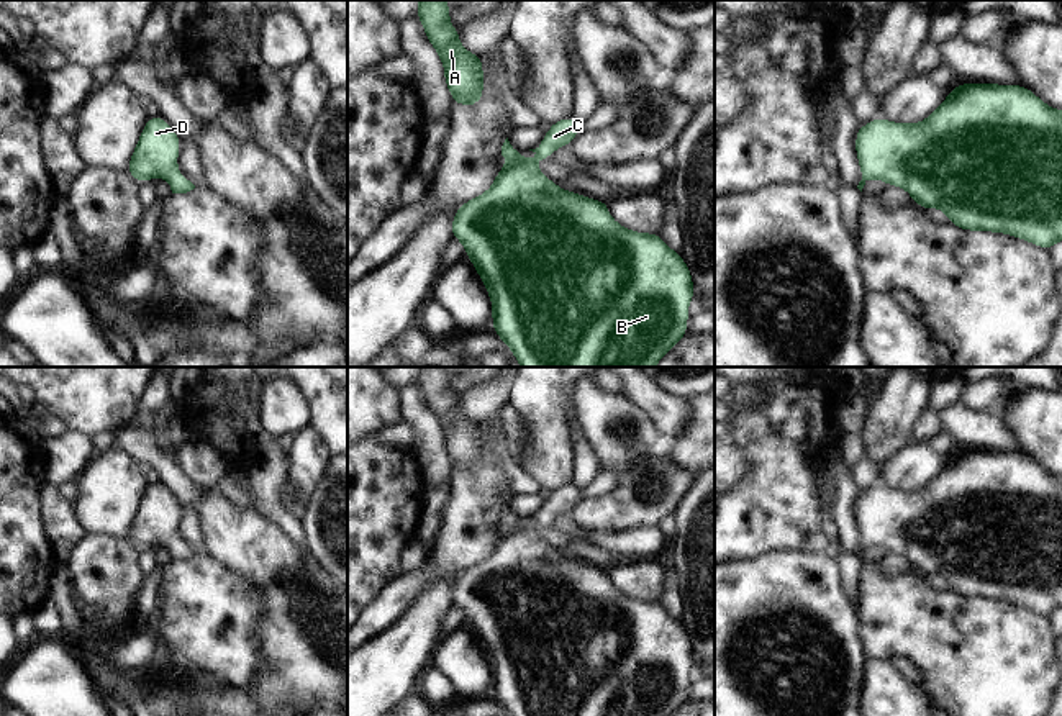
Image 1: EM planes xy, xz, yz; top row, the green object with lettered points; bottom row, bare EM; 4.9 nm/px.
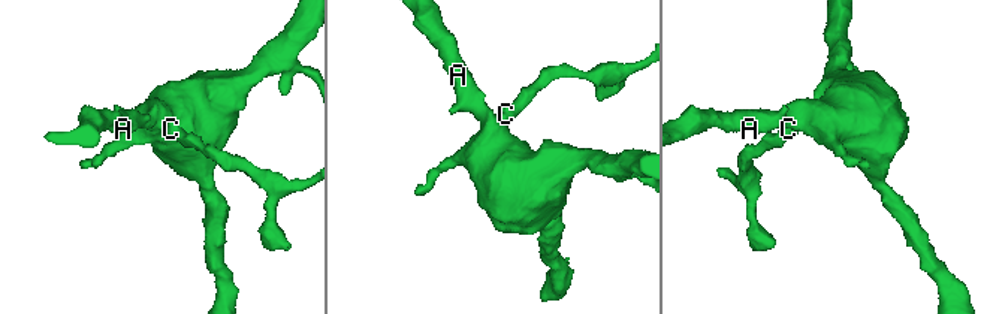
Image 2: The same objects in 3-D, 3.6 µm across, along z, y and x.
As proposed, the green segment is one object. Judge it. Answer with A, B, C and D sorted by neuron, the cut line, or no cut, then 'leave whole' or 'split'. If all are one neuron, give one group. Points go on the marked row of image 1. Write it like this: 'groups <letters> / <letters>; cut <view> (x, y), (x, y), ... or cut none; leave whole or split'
groups A B C D; cut none; leave whole

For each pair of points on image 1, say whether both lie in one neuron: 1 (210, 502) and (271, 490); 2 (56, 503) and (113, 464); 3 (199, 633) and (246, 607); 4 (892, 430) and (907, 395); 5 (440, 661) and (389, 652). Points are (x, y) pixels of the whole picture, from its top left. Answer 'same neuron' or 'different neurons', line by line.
1: different neurons
2: different neurons
3: same neuron
4: same neuron
5: different neurons

